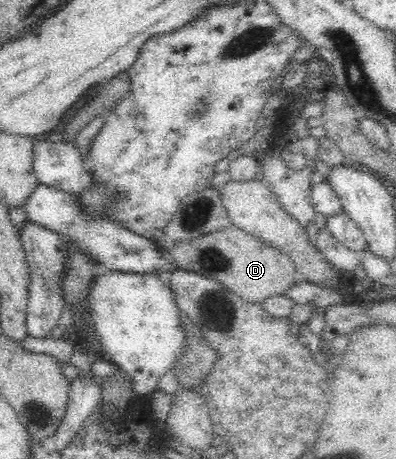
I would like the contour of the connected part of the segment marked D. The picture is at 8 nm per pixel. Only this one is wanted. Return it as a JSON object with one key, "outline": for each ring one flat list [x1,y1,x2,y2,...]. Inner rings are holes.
{"outline":[[232,224,200,238,177,242,169,258,177,267,216,280,241,299,254,304,285,294,299,278,287,254]]}

